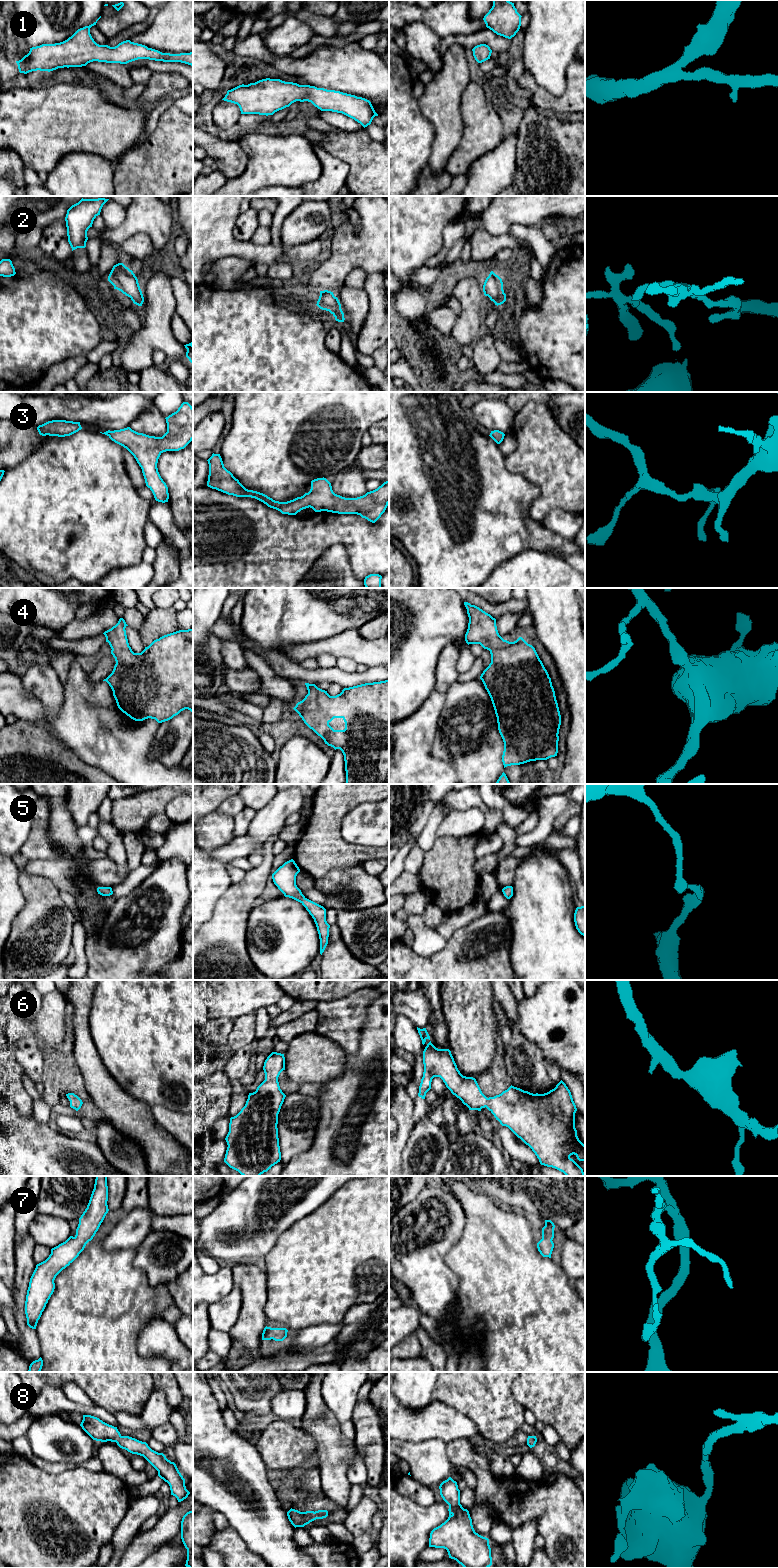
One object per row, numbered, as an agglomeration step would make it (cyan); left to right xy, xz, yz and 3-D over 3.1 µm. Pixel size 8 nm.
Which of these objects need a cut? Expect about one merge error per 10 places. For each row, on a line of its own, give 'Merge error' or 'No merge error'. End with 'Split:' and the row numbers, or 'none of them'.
1: No merge error
2: No merge error
3: No merge error
4: No merge error
5: No merge error
6: No merge error
7: No merge error
8: No merge error
Split: none of them

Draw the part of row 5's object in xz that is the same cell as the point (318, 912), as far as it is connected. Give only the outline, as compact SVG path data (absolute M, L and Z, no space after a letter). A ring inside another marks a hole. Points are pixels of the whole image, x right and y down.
M293 859L285 862L273 874L272 879L285 897L300 902L314 919L320 939L320 954L324 952L329 937L330 925L326 921L326 909L307 899L296 885L296 876L300 872Z

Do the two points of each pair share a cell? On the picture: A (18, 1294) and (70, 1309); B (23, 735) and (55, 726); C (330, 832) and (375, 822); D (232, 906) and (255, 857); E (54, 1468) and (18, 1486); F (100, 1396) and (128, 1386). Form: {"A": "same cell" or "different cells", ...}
{"A": "different cells", "B": "different cells", "C": "different cells", "D": "different cells", "E": "different cells", "F": "same cell"}

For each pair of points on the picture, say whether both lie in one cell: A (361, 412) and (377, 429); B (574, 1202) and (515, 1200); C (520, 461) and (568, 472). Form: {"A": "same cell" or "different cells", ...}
{"A": "different cells", "B": "same cell", "C": "same cell"}

